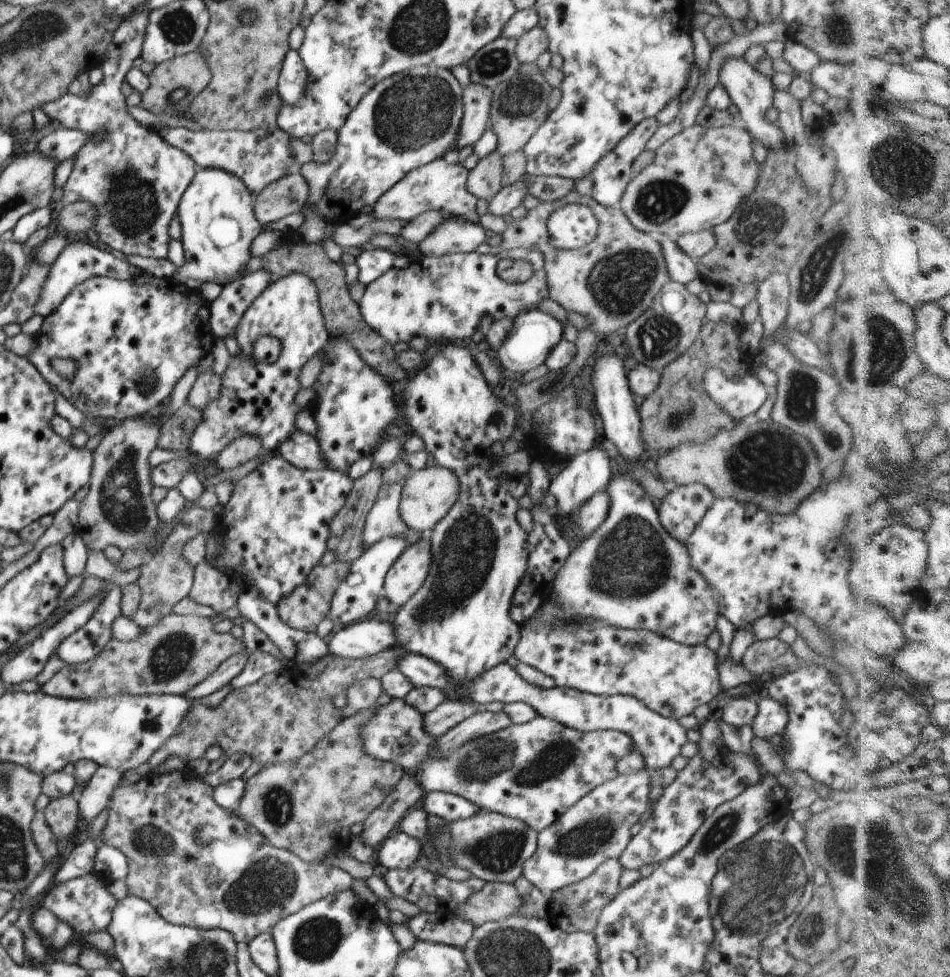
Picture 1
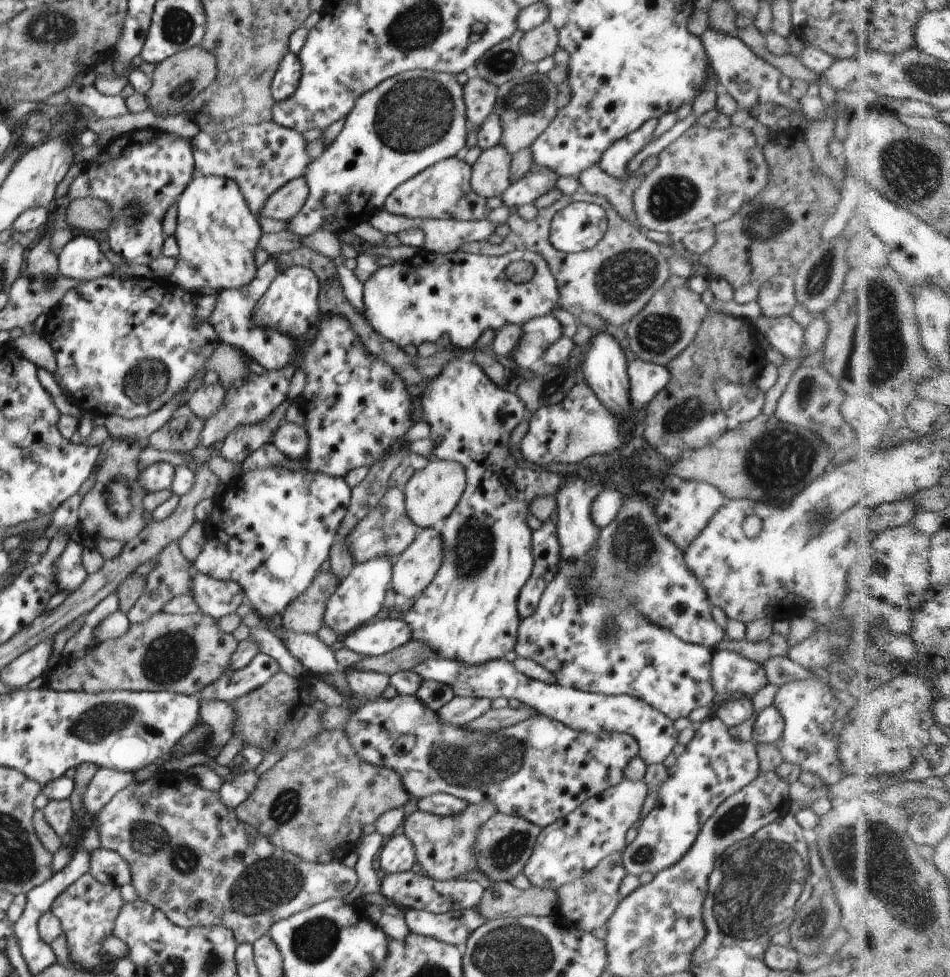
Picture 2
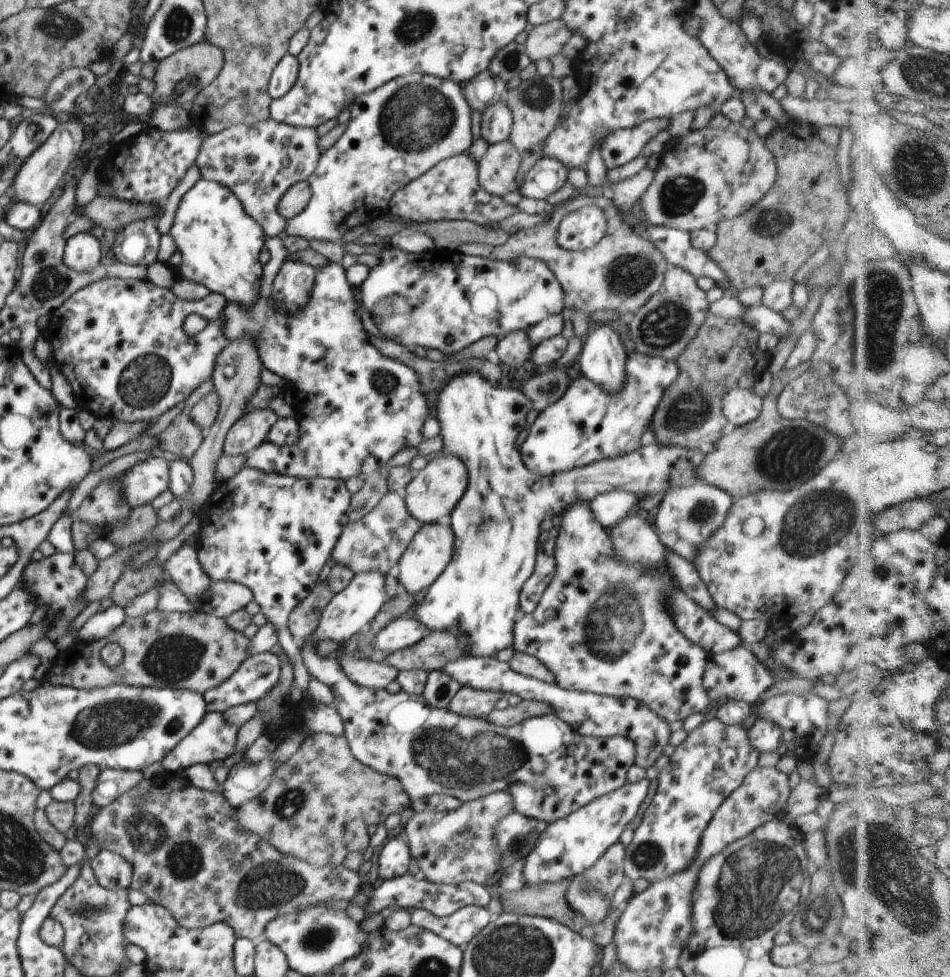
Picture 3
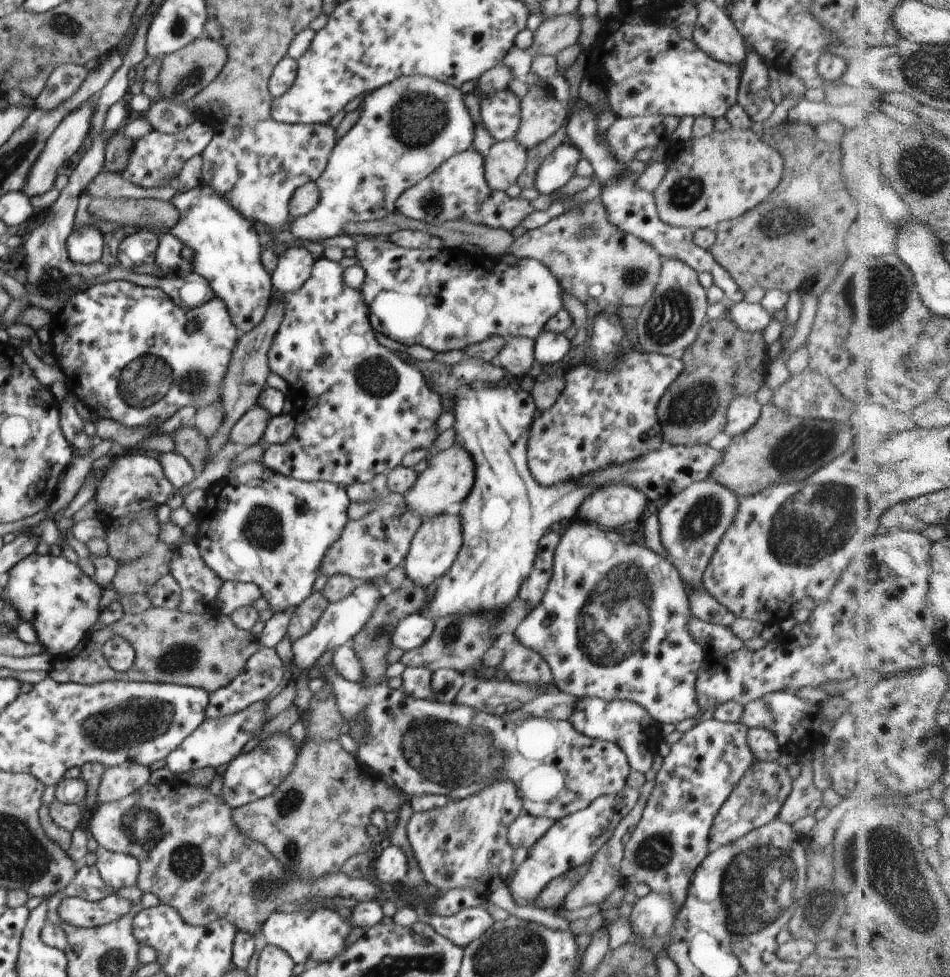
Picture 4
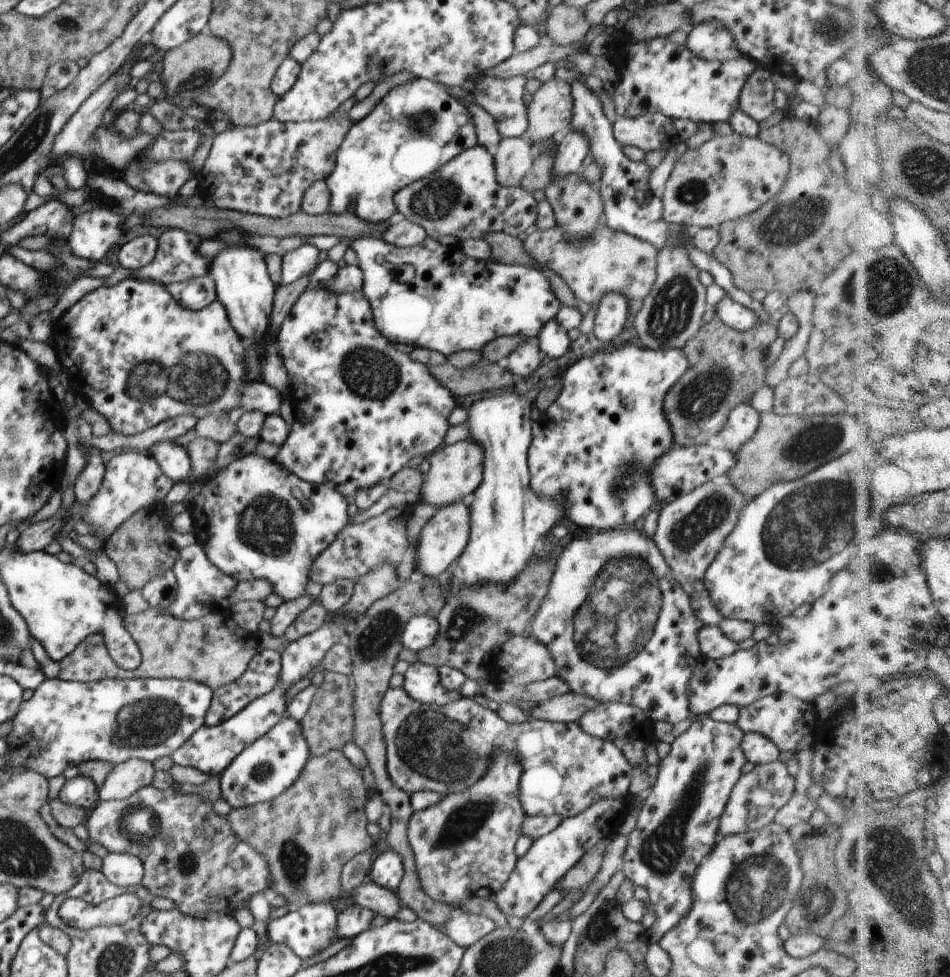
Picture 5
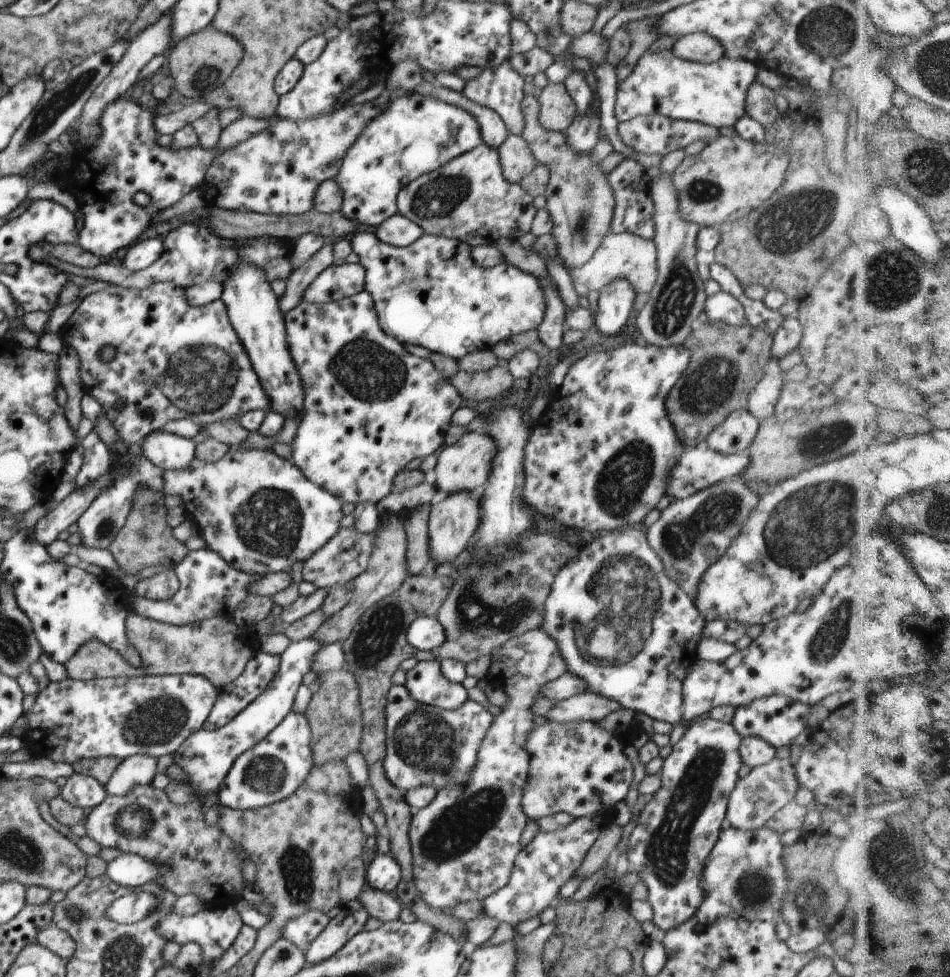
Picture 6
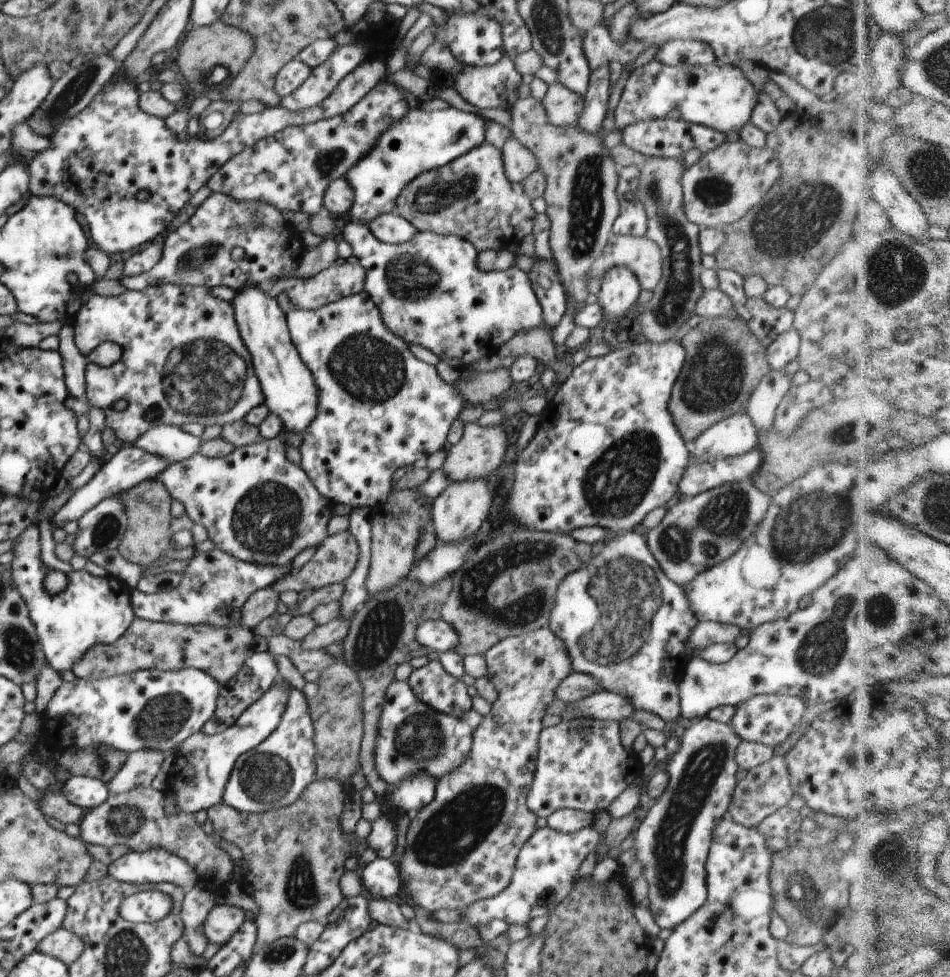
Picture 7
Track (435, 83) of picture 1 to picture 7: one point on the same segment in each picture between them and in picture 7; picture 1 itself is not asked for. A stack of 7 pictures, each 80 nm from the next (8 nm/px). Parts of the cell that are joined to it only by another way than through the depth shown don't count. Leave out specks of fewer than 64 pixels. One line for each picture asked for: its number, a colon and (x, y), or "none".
2: (409, 122)
3: (396, 133)
4: (407, 128)
5: (417, 128)
6: (415, 135)
7: (421, 141)

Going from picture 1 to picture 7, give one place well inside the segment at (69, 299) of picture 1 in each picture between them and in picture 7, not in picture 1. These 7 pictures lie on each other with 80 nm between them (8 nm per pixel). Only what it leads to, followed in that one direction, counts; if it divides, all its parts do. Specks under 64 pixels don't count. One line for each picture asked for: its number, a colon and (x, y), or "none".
2: (126, 347)
3: (120, 343)
4: (124, 349)
5: (140, 357)
6: (174, 360)
7: (183, 360)

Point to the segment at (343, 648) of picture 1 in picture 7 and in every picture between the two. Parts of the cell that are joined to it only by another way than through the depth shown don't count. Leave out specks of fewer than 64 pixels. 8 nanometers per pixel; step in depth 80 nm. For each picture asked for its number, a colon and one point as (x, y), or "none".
2: (385, 633)
3: (401, 633)
4: (412, 632)
5: (421, 631)
6: (426, 633)
7: (438, 635)

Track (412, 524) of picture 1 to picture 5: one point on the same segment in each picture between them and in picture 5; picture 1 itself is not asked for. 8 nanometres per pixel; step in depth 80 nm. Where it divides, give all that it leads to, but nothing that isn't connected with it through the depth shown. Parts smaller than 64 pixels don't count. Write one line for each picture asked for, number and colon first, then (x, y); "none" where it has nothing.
2: (431, 493)
3: (432, 494)
4: (450, 476)
5: (456, 470)

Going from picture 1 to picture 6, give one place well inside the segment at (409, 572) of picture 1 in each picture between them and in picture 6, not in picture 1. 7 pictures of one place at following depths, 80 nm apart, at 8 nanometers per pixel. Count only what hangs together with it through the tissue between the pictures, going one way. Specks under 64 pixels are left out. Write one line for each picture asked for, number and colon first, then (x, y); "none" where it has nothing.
2: (414, 568)
3: (430, 551)
4: (435, 546)
5: (445, 536)
6: (454, 518)

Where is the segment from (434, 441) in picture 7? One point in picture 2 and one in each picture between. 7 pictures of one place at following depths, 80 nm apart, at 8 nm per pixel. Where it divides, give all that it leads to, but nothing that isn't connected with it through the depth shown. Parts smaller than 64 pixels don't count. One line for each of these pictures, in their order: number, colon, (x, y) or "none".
2: (356, 407)
3: (356, 408)
4: (359, 408)
5: (363, 410)
6: (371, 407)

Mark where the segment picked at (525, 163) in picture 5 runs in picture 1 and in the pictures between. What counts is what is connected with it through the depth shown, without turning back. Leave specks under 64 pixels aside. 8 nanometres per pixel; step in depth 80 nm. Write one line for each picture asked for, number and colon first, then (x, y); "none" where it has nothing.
1: (484, 180)
2: (491, 176)
3: (497, 170)
4: (505, 162)

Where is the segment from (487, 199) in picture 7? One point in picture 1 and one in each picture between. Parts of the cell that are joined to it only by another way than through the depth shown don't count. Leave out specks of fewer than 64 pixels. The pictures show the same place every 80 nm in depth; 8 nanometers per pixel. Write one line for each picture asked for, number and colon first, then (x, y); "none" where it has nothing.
1: (438, 186)
2: (443, 191)
3: (450, 190)
4: (457, 190)
5: (463, 199)
6: (468, 199)

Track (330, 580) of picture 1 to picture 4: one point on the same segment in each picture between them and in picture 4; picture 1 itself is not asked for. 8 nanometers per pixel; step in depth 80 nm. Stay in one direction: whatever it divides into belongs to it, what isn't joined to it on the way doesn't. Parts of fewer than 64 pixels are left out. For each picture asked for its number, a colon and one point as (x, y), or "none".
2: (304, 615)
3: (303, 620)
4: (306, 614)

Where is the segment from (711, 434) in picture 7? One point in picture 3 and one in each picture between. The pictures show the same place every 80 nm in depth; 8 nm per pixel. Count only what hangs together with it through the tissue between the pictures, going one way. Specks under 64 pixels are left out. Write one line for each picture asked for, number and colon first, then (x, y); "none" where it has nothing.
3: (740, 406)
4: (743, 412)
5: (743, 421)
6: (734, 436)

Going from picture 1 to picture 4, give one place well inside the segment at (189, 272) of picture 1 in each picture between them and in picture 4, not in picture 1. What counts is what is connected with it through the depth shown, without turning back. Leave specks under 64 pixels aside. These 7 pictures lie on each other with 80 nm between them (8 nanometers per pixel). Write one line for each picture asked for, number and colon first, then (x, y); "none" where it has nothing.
2: (216, 233)
3: (220, 244)
4: (228, 248)

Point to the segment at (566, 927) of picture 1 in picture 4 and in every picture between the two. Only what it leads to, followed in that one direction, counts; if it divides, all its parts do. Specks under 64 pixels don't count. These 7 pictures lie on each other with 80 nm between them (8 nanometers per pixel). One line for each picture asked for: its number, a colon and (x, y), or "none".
2: (590, 900)
3: (590, 892)
4: (596, 886)

